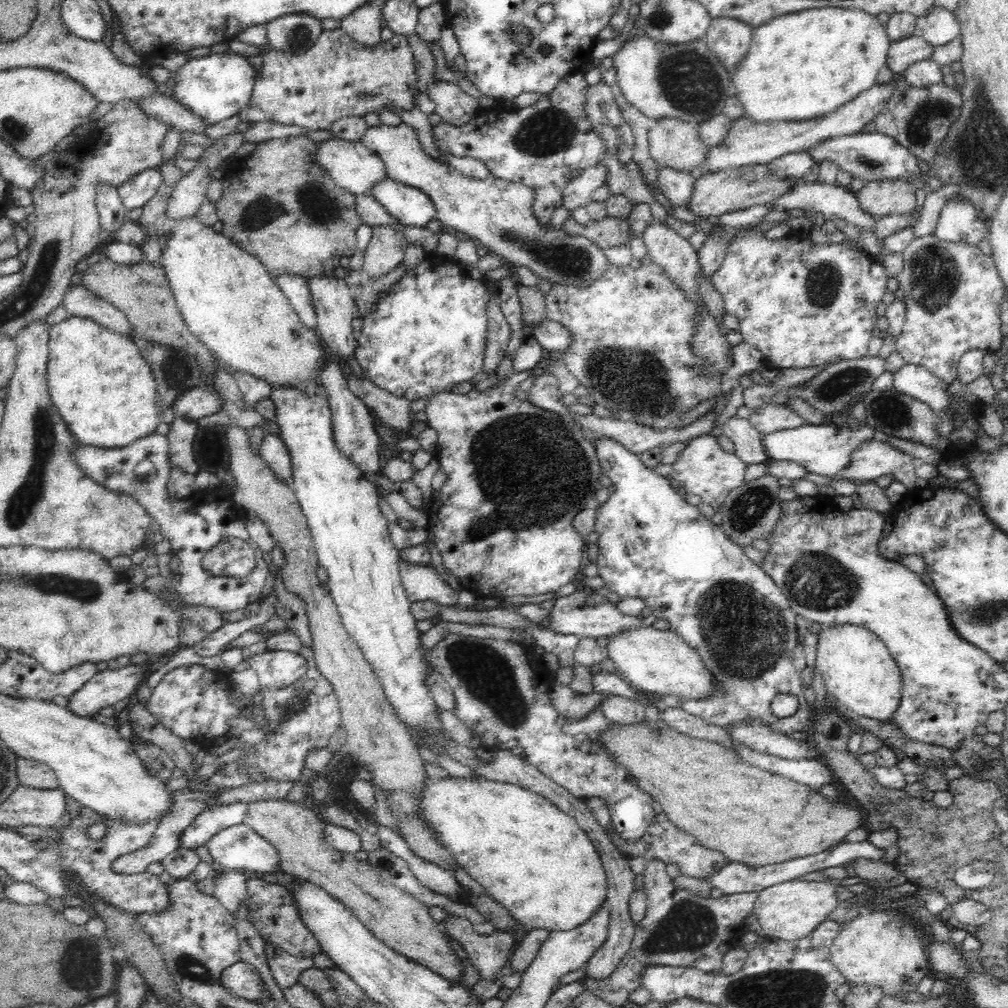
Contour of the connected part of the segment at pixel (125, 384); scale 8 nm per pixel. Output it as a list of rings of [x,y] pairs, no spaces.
[[[67,316],[50,327],[46,377],[50,398],[79,444],[98,448],[125,447],[154,433],[156,426],[162,422],[160,414],[163,407],[157,382],[138,345],[131,337],[112,332],[91,318]]]

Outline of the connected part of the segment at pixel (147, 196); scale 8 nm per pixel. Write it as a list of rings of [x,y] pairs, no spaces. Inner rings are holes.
[[[147,169],[137,176],[126,180],[124,184],[118,186],[118,194],[122,197],[122,203],[128,210],[142,208],[154,198],[158,188],[162,186],[162,174],[157,169]]]

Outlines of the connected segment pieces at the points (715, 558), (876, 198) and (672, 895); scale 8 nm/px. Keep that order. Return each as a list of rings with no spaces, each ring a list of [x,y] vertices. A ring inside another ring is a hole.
[[[601,435],[594,448],[602,474],[608,476],[611,484],[616,486],[609,498],[596,507],[598,576],[610,591],[616,592],[621,598],[641,598],[647,608],[656,612],[658,619],[667,620],[671,632],[678,634],[702,656],[704,665],[716,679],[716,692],[704,700],[682,698],[680,708],[718,727],[725,728],[733,722],[758,718],[763,722],[762,726],[768,727],[773,733],[787,736],[791,732],[809,732],[812,711],[805,697],[800,670],[793,663],[794,648],[797,648],[799,642],[797,614],[790,607],[786,595],[761,565],[744,555],[742,546],[730,540],[721,525],[702,516],[697,506],[690,505],[685,495],[678,494],[672,481],[660,476],[655,469],[646,468],[637,454]],[[778,694],[797,696],[799,706],[792,716],[777,718],[773,715],[771,704]]]
[[[902,179],[872,180],[856,195],[860,208],[873,217],[904,215],[910,220],[916,208],[916,190]]]
[[[647,860],[643,872],[643,888],[647,894],[647,911],[645,917],[638,922],[635,928],[633,941],[628,952],[624,955],[622,962],[614,972],[602,980],[594,980],[585,977],[582,979],[586,990],[593,992],[596,996],[603,998],[608,1004],[623,1007],[629,1005],[629,996],[641,986],[641,972],[644,967],[652,965],[694,967],[706,973],[720,973],[722,962],[726,952],[740,945],[741,936],[748,929],[746,918],[754,912],[755,900],[759,892],[739,892],[736,894],[723,895],[720,898],[703,898],[693,894],[691,891],[677,888],[673,879],[666,871],[666,864],[661,860]]]

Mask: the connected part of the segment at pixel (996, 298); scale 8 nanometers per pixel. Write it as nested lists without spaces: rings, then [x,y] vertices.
[[[934,233],[928,234],[922,238],[914,238],[910,242],[909,246],[906,246],[901,252],[903,254],[904,266],[902,272],[900,272],[899,286],[904,291],[906,296],[905,305],[907,306],[907,311],[905,314],[905,322],[902,326],[902,332],[900,336],[896,338],[896,351],[901,354],[905,360],[905,364],[916,364],[918,366],[923,366],[928,369],[930,373],[933,373],[934,376],[938,376],[941,380],[944,380],[946,383],[950,384],[958,378],[958,364],[959,360],[962,358],[962,355],[965,355],[966,352],[974,349],[985,350],[987,352],[998,351],[1001,347],[1002,339],[1005,337],[1004,334],[1000,333],[1000,306],[1002,306],[1002,298],[1004,295],[1004,283],[998,275],[998,269],[992,255],[986,255],[981,249],[977,246],[972,246],[964,243],[948,243],[939,240]]]

